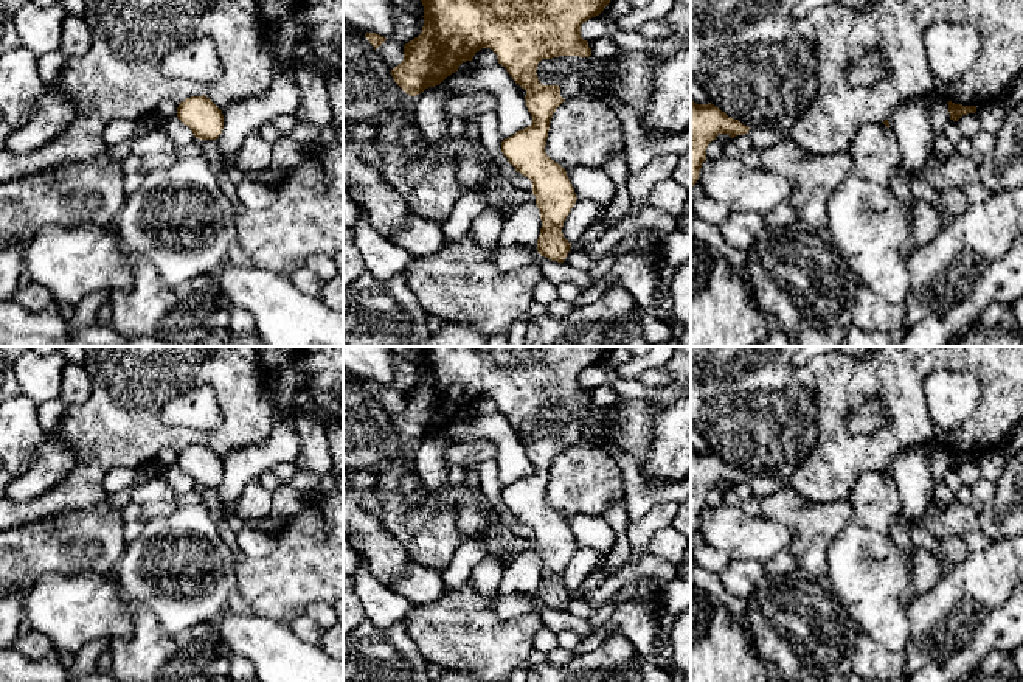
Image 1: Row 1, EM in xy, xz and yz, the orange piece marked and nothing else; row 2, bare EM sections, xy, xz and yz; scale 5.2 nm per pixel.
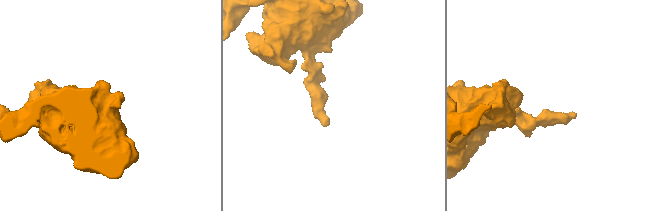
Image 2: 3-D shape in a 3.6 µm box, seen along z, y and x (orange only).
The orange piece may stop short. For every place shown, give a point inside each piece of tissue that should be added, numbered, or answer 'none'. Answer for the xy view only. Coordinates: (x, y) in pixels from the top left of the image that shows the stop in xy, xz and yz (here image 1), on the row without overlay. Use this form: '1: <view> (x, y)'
none

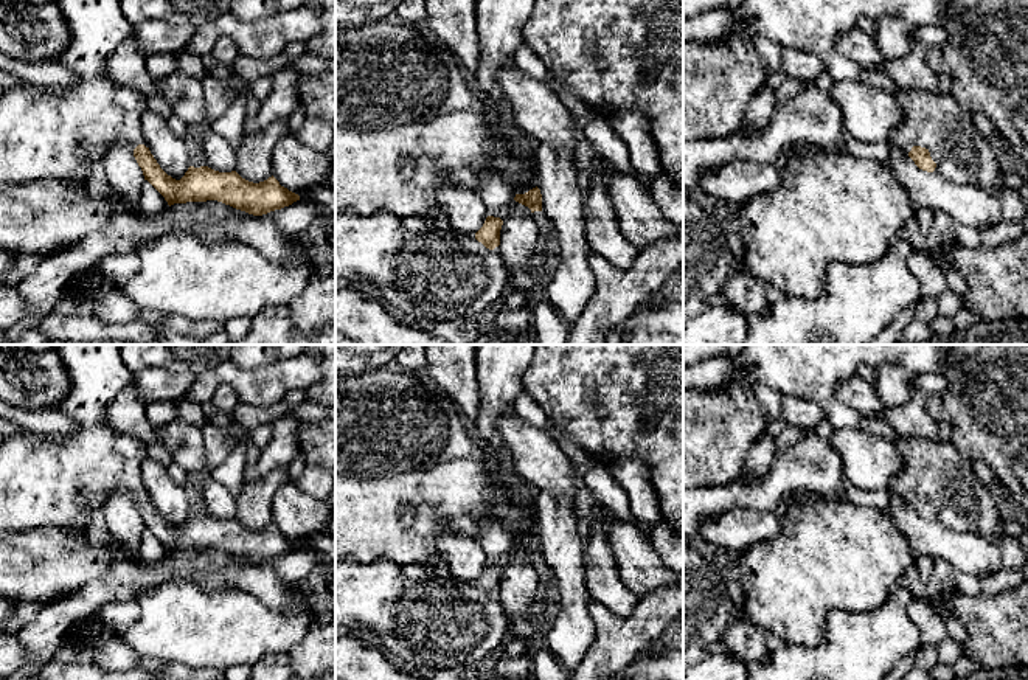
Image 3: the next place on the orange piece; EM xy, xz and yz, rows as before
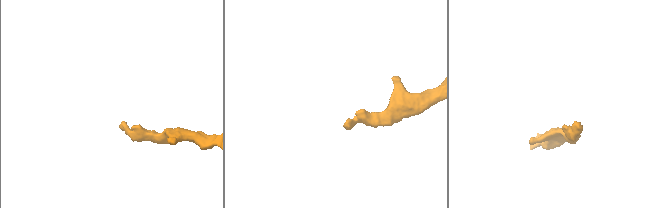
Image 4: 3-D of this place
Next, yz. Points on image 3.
1: yz (937, 469)

